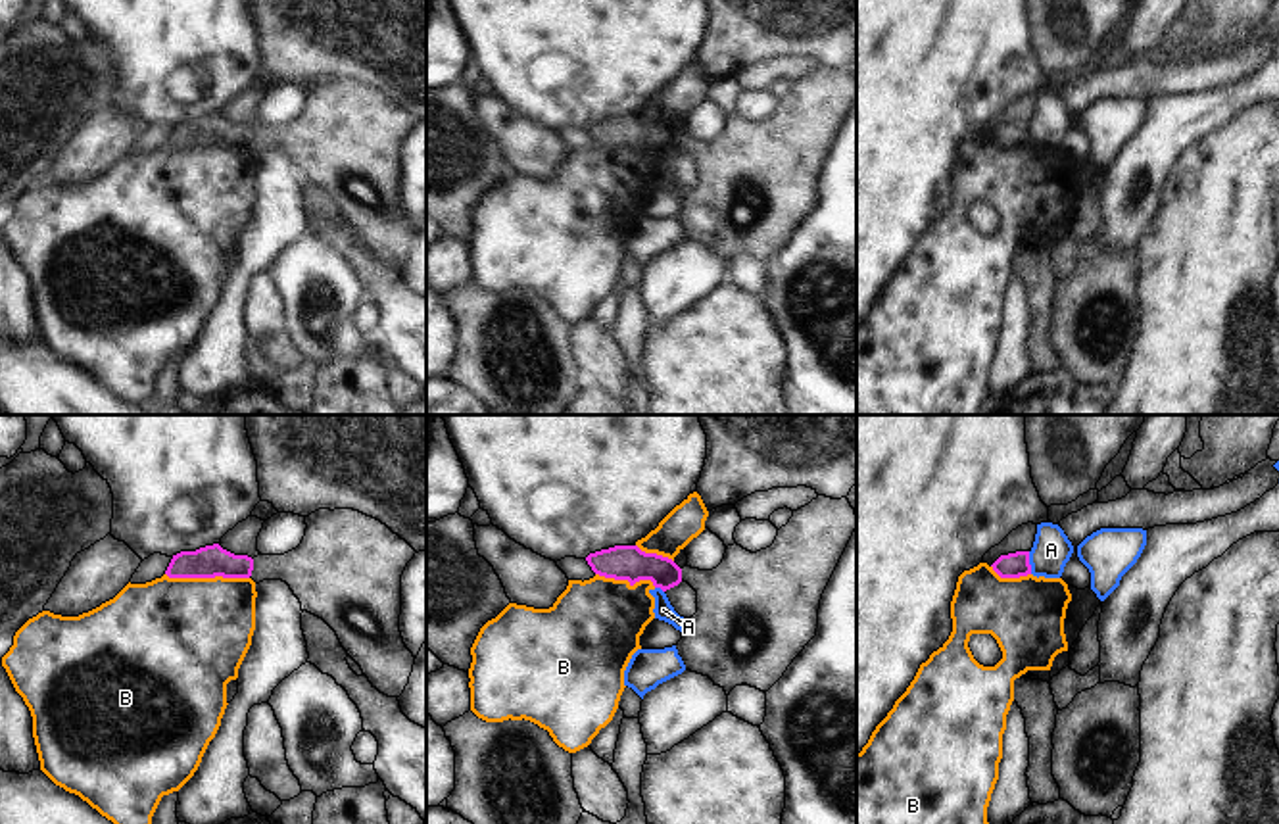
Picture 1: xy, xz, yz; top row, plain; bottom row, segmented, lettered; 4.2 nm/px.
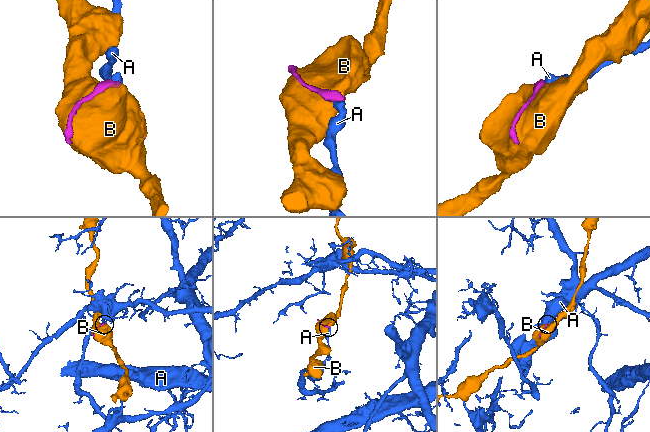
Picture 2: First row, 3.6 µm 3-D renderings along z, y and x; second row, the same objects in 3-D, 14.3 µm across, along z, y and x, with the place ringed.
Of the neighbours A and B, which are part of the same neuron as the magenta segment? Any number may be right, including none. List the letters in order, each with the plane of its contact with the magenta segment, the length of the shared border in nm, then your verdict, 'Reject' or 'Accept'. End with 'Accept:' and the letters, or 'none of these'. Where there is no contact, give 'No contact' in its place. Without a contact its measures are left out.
A: Touches magenta in yz. Shared border 100 nm. Reject
B: Touches magenta in xy. Shared border 360 nm. Reject
Accept: none of these

